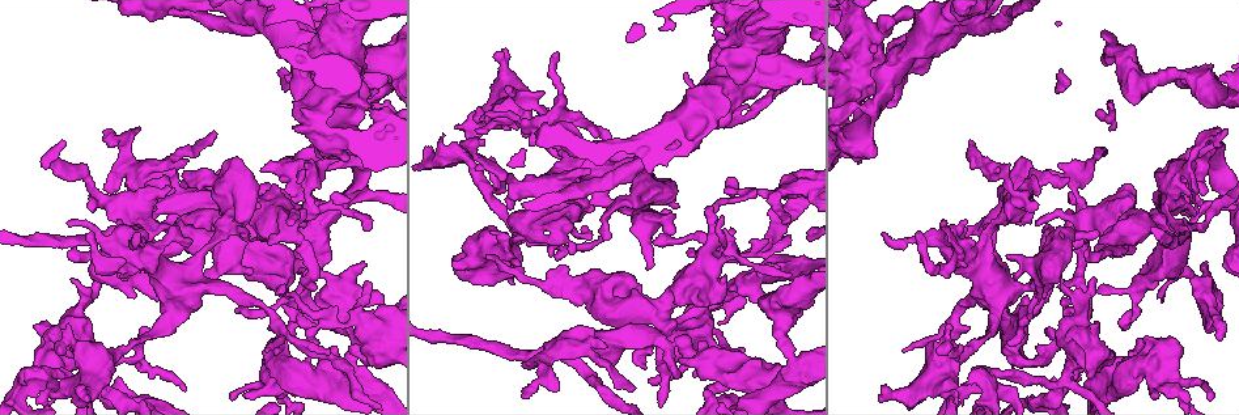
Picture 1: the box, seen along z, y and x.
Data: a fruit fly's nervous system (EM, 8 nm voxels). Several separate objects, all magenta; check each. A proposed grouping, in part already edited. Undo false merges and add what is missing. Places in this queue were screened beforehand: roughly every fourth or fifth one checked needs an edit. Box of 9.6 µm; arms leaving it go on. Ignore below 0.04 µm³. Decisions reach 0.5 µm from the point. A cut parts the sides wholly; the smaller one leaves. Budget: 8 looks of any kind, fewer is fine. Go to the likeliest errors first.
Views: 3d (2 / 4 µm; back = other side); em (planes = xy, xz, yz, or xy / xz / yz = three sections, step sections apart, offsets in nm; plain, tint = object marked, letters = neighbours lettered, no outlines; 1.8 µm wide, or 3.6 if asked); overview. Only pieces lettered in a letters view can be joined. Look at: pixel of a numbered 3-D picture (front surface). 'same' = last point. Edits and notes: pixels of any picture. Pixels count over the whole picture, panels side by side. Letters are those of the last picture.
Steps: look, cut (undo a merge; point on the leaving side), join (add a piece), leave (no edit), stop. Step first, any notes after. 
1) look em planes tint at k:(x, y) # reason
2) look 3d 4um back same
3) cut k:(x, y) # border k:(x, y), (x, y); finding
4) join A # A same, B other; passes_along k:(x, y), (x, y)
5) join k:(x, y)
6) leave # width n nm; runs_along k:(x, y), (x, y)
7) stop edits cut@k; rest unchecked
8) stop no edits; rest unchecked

look em xz step 8 letters at 1:(1055, 385) # sharp bend

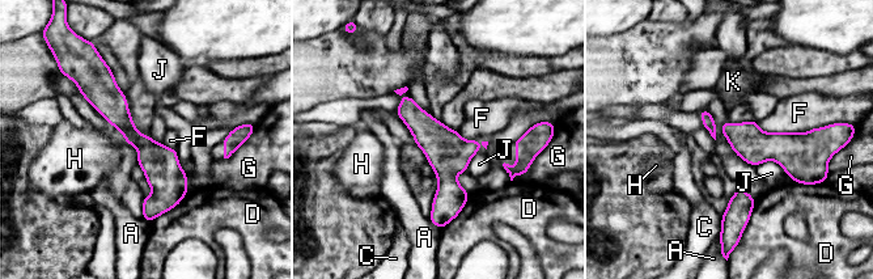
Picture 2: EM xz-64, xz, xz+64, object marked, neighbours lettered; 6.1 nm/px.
leave # A other, C other, D other, F other, G other, H other, J other, K other; one neuron here

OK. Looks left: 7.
look em 3.6um planes letters at 1:(793, 362) # thick turns thin

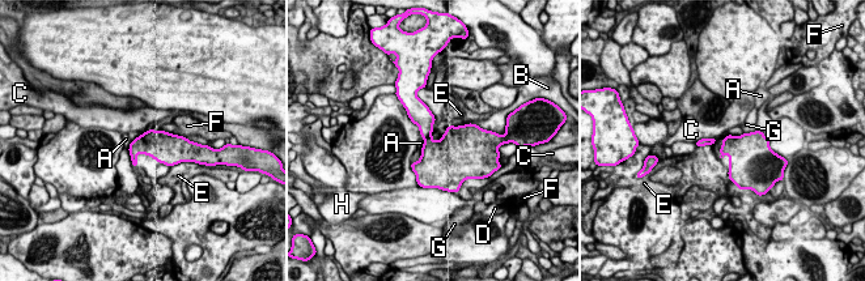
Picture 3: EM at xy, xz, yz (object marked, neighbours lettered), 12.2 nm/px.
cut 3:(423, 118) # A other, B other, C other, D other, E other, F other, G other, H other; border 3:(431, 133), (424, 140); a second neuron is stuck on

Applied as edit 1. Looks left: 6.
look em planes letters at 1:(353, 359) # touches itself

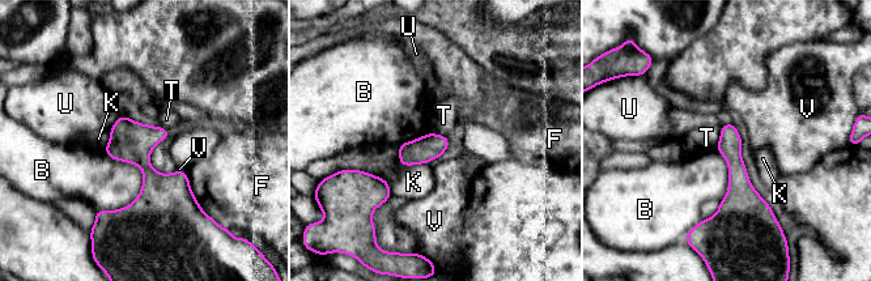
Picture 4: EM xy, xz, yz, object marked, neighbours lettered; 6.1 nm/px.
leave # width 140 nm; B other, F other, K other, T other, U other, V other; border 4:(721, 126), (716, 148); continuous, no second neuron

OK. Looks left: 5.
stop edits cut@3; rest unchecked

